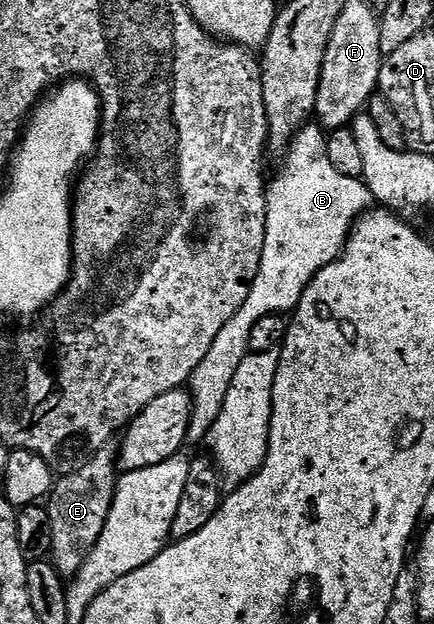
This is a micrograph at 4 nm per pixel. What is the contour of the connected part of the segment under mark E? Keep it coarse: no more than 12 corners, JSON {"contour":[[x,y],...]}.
{"contour":[[115,449],[55,479],[51,557],[65,579],[98,544],[118,483]]}

